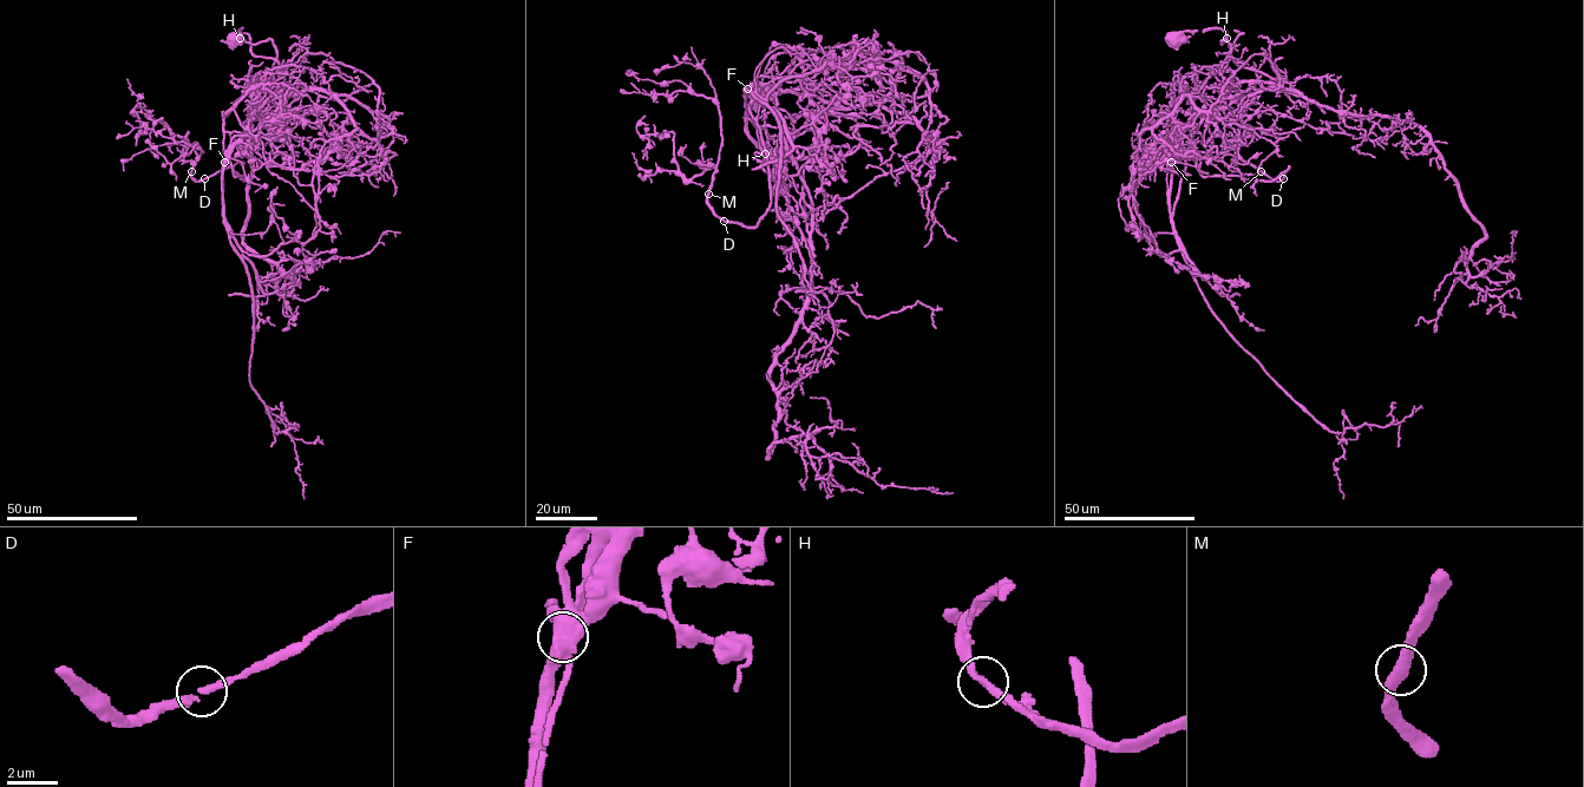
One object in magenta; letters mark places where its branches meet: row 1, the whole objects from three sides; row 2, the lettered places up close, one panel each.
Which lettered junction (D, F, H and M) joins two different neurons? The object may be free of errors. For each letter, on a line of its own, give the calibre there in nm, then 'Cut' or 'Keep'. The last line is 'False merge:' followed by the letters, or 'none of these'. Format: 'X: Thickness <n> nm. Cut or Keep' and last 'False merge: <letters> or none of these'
D: Thickness 180 nm. Keep
F: Thickness 750 nm. Cut
H: Thickness 340 nm. Keep
M: Thickness 550 nm. Keep
False merge: F

